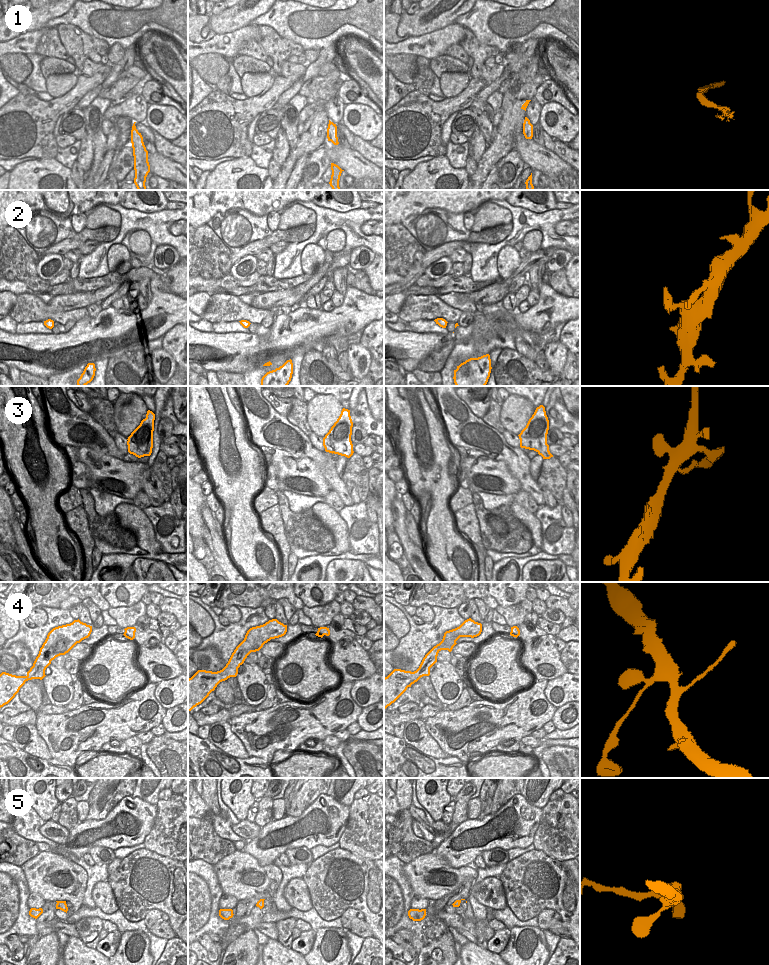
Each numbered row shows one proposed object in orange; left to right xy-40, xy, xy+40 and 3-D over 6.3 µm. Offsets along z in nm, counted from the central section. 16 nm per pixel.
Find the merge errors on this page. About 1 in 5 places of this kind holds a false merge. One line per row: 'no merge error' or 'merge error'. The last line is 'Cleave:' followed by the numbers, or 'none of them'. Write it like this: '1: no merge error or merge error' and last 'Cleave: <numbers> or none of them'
1: no merge error
2: no merge error
3: no merge error
4: no merge error
5: no merge error
Cleave: none of them

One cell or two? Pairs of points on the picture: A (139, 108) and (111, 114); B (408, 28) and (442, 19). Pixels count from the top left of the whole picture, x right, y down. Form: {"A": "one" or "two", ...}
{"A": "one", "B": "one"}

